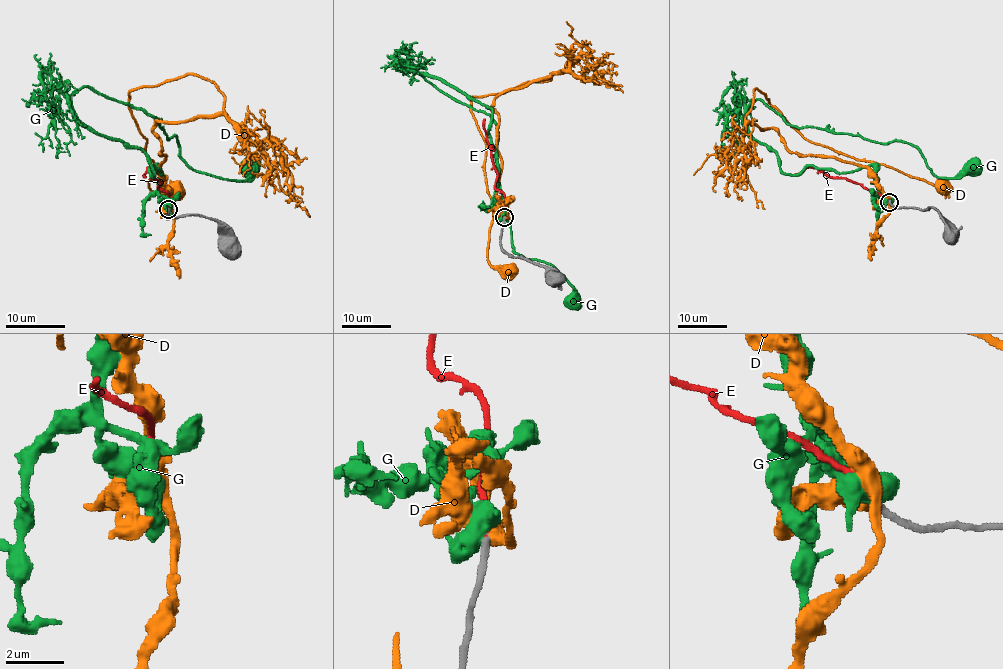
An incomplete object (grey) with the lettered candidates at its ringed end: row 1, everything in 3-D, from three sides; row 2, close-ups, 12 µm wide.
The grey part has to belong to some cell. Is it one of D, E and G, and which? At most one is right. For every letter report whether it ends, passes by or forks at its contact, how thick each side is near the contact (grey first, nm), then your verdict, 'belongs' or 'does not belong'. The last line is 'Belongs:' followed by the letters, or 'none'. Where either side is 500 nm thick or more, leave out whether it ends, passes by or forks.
D: it forks | 280/360 nm | does not belong
E: it ends | 280/200 nm | belongs
G: 280/500 nm | does not belong
Belongs: E

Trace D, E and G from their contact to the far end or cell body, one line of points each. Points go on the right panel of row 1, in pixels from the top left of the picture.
D: (889, 202), (866, 168), (791, 152), (776, 131), (746, 121), (753, 91), (814, 143), (945, 190)
E: (890, 202), (859, 183), (825, 175), (815, 168), (806, 167), (791, 175)
G: (890, 202), (873, 166), (787, 174), (746, 108), (911, 143), (936, 177), (976, 167)

